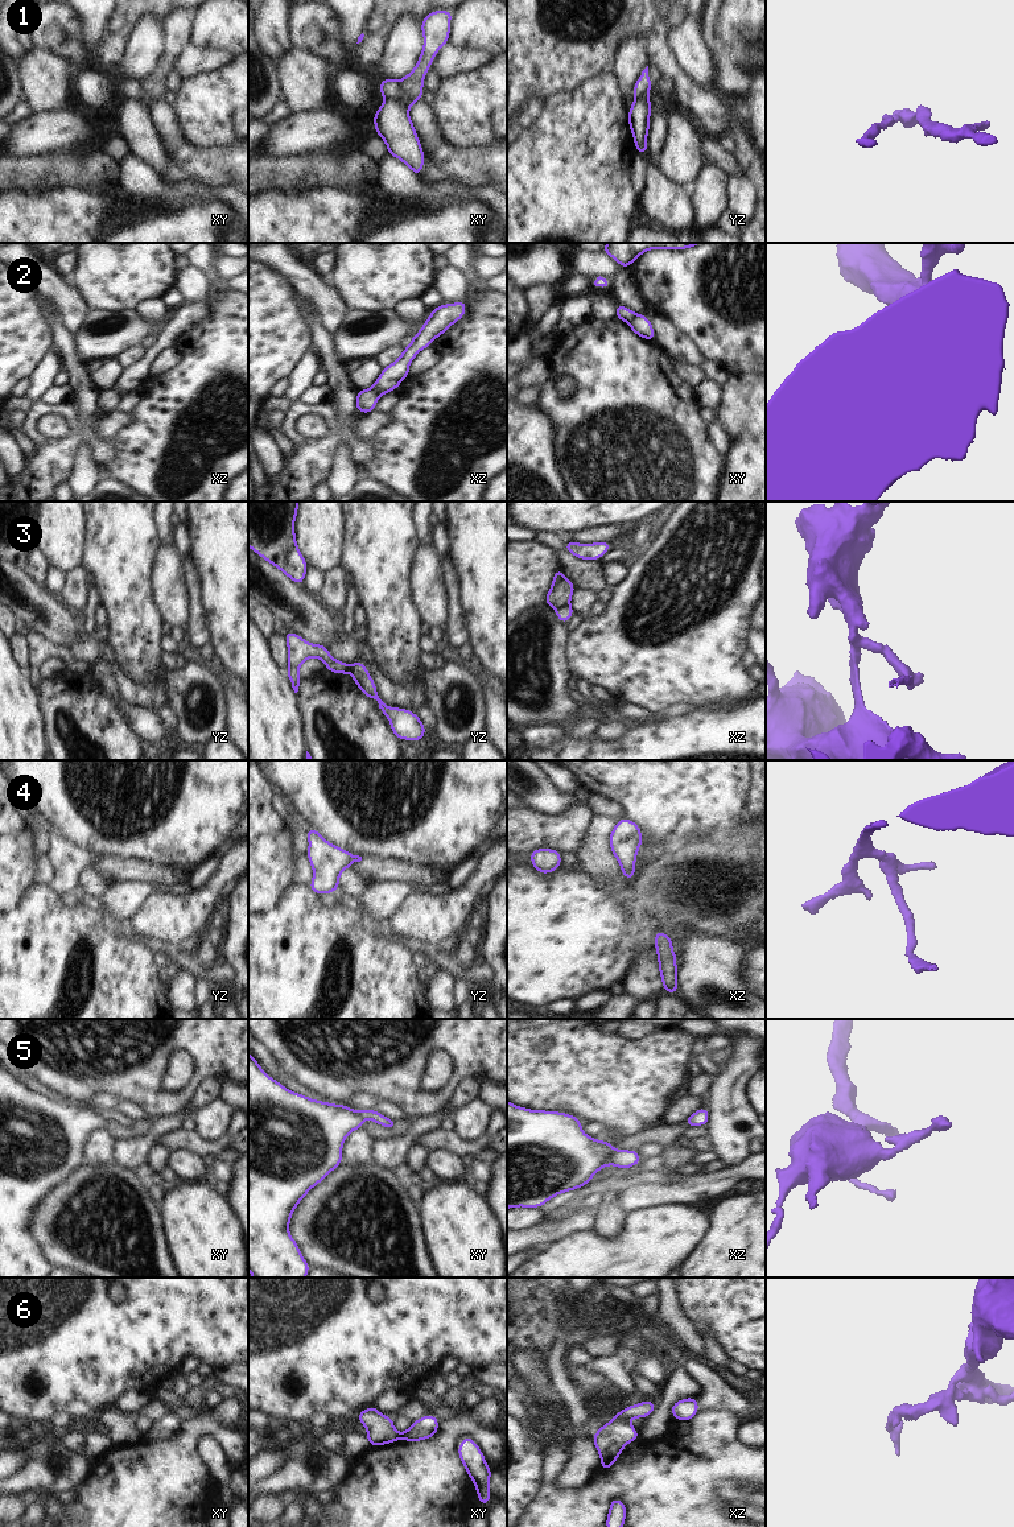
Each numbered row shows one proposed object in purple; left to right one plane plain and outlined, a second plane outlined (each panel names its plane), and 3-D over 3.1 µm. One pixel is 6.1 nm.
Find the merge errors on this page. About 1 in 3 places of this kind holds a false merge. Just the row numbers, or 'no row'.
1, 2, 3, 5

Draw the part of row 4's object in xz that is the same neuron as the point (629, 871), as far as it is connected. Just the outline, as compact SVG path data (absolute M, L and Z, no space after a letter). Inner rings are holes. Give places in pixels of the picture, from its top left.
M626 817L617 821L609 837L609 845L627 880L631 880L635 876L636 870L634 864L636 863L636 853L642 843L643 834L638 824Z

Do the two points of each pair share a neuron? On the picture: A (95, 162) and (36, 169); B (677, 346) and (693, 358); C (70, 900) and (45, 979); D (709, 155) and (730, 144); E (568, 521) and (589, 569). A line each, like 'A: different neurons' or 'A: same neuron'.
A: same neuron
B: same neuron
C: different neurons
D: different neurons
E: different neurons

